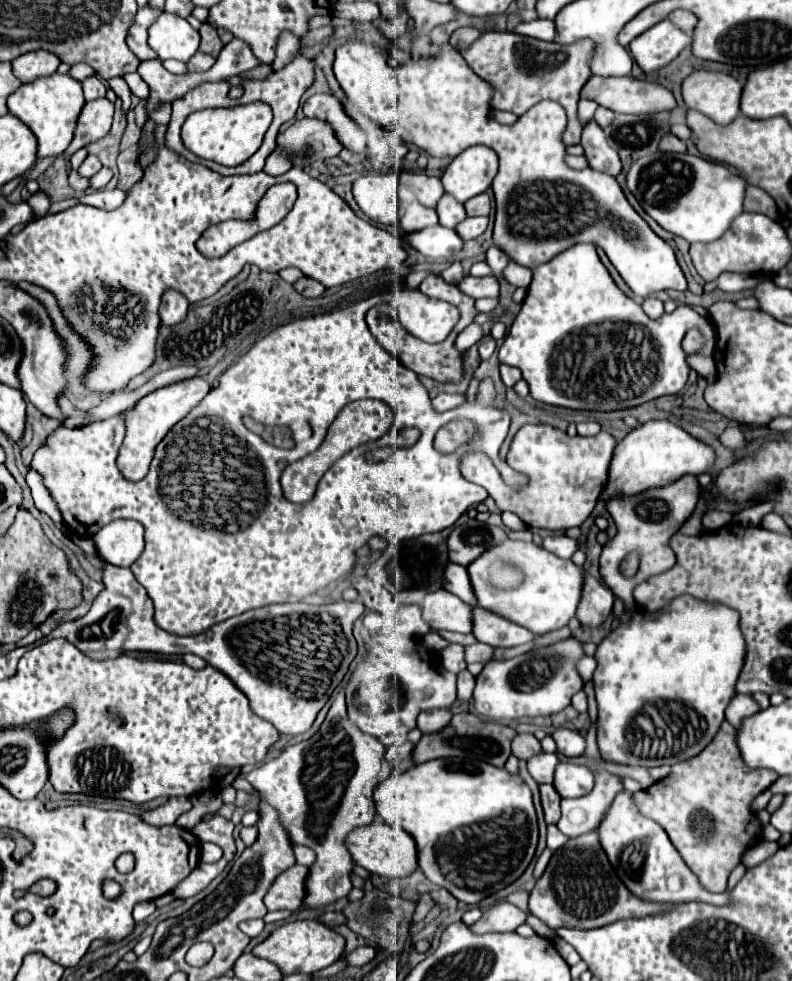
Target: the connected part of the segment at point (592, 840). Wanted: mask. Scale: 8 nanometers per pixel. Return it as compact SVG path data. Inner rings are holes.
M597 831L569 839L561 849L557 849L545 873L537 879L529 895L529 913L539 917L551 929L559 929L561 925L577 927L577 929L595 929L615 923L619 919L661 913L669 907L673 905L647 903L631 895L631 891L621 883L621 879L613 871L599 843Z

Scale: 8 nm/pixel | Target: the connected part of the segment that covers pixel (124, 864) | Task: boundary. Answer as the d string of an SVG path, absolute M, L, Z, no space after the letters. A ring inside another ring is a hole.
M124 853L115 861L115 866L120 873L129 873L134 869L135 858L132 853Z

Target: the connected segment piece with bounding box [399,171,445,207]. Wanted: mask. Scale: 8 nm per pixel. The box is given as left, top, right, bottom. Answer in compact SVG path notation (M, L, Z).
M403 171L403 173L399 175L399 179L401 179L403 183L407 183L407 185L415 191L419 203L425 205L425 207L437 207L439 199L441 199L443 193L445 193L441 181L439 181L437 177L425 175L425 173L409 173L409 171Z

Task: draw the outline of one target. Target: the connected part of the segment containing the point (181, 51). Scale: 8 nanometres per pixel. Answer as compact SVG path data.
M161 13L161 17L149 27L149 47L161 61L179 59L187 63L199 49L199 33L183 17Z

